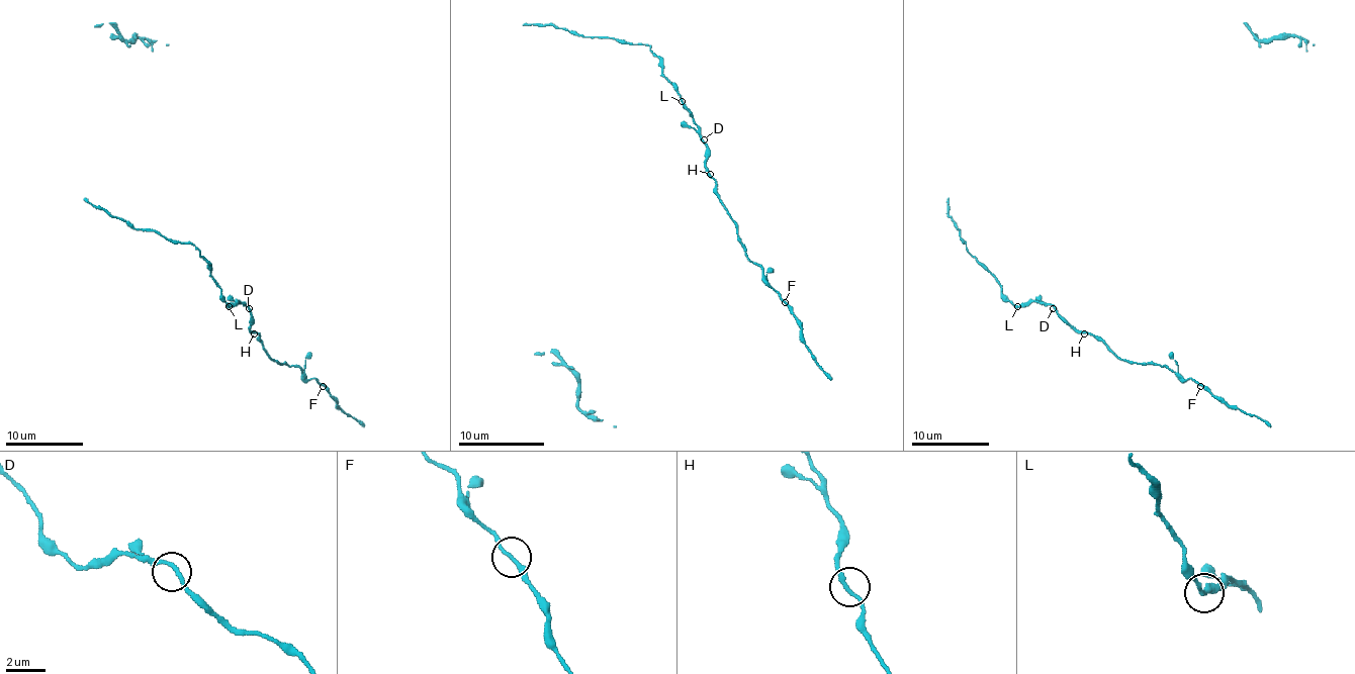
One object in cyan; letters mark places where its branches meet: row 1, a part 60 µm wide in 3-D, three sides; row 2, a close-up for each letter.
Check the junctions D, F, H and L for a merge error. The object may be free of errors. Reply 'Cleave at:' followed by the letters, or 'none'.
Cleave at: none

